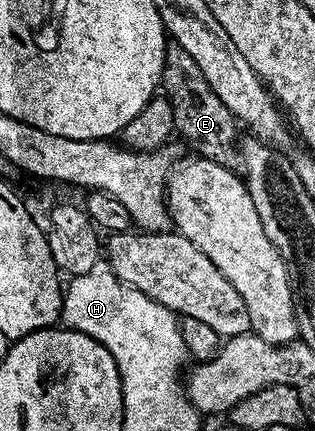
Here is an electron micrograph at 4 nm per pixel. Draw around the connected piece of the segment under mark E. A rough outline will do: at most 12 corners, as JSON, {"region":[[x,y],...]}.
{"region":[[182,46],[162,89],[193,154],[231,166],[238,122]]}

